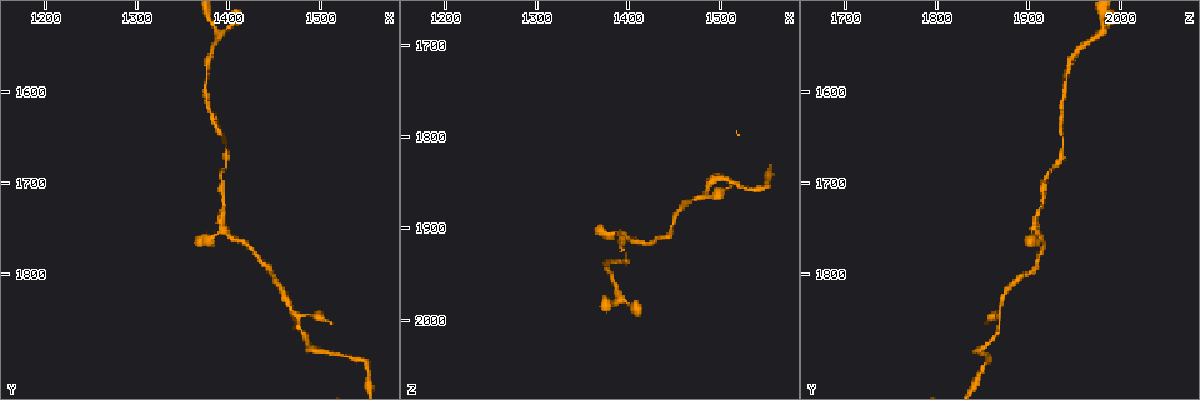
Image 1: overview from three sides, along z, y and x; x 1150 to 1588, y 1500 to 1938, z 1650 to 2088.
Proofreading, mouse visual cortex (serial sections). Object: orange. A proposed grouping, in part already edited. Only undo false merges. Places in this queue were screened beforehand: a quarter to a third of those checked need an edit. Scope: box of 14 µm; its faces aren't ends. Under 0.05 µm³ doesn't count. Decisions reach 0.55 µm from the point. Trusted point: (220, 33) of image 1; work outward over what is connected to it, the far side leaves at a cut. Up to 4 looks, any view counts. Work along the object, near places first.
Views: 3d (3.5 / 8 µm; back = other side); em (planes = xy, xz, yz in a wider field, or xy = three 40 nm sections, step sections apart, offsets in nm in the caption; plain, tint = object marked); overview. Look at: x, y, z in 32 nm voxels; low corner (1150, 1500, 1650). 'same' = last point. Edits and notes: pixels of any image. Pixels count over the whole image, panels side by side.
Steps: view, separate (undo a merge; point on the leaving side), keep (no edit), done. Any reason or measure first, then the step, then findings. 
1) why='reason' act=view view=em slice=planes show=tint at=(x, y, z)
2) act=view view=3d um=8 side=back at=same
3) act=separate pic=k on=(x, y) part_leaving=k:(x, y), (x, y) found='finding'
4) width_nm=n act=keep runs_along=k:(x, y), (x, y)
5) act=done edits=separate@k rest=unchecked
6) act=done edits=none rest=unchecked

why='three arms meet' act=view view=3d um=8 at=(1390, 1745, 1910)

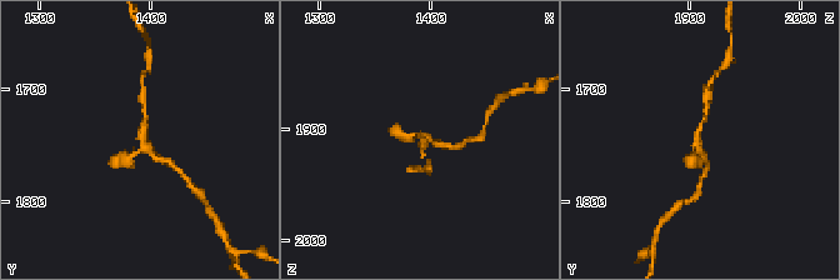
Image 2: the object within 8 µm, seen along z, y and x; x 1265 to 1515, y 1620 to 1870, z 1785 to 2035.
why='need the tissue' act=view view=em slice=xy step=2 show=tint at=(1396, 1744, 1910)

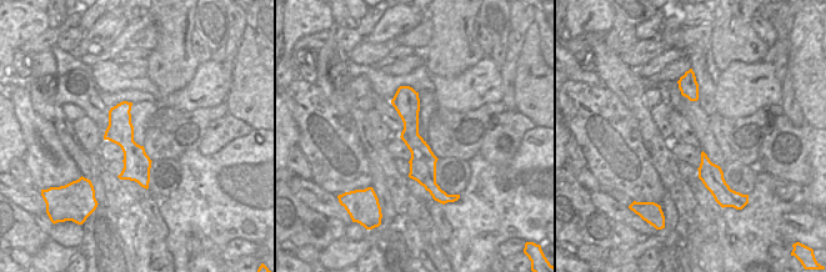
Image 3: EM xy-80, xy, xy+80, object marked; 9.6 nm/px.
arm_widths_nm=150,200,250 act=keep found='continuous, no second cell'

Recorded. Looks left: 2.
why='a fork' act=view view=3d um=3.5 side=back at=(1475, 1845, 1870)

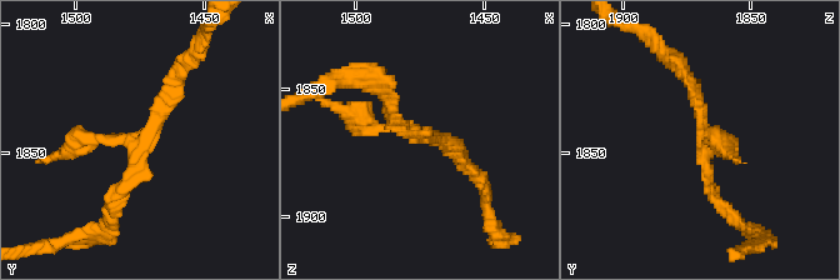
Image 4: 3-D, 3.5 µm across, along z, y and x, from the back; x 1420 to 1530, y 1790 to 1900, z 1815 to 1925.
why='need the tissue' act=view view=em slice=planes show=tint at=(1476, 1847, 1868)

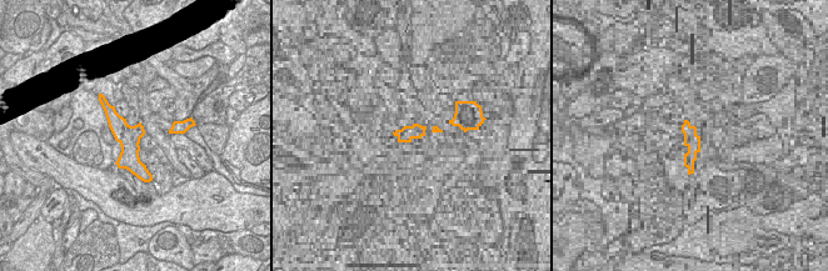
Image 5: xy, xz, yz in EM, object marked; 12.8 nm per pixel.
act=keep runs_along=5:(105, 105), (140, 172) found='one cell here'

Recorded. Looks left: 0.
act=done edits=none rest=unchecked

